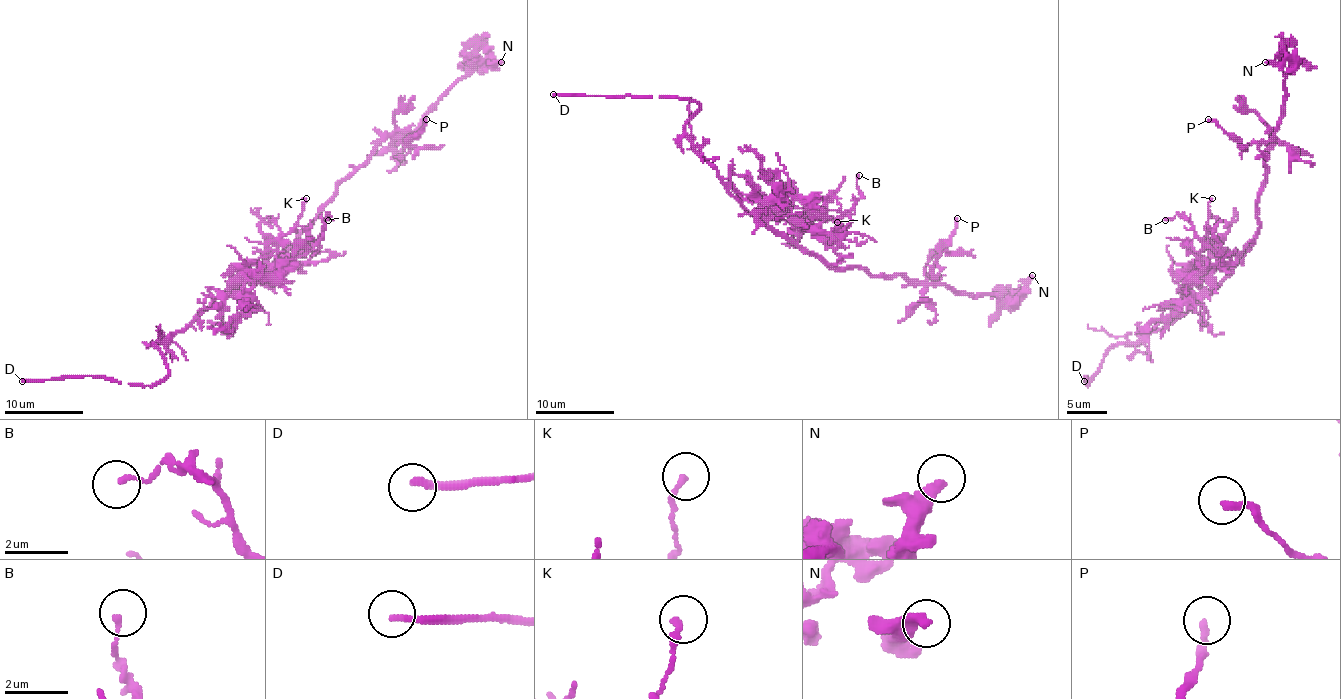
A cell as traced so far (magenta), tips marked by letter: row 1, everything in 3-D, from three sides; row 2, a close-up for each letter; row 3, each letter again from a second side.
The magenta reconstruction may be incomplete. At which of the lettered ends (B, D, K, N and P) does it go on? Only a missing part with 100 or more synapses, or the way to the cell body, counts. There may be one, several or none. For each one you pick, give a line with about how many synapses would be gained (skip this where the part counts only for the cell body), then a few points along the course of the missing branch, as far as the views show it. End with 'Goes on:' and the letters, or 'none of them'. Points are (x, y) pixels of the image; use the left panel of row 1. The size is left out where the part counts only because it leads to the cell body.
Goes on: D

